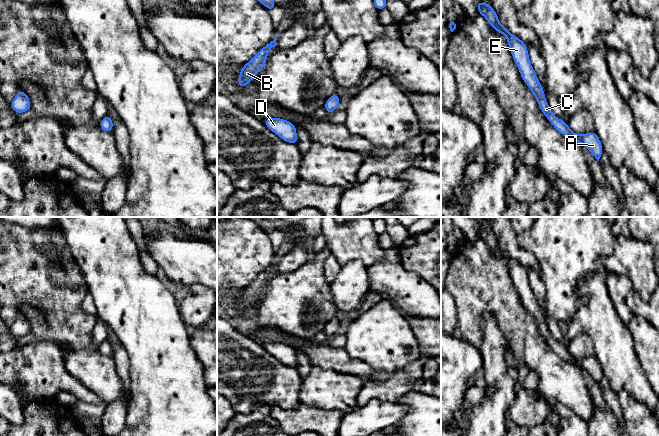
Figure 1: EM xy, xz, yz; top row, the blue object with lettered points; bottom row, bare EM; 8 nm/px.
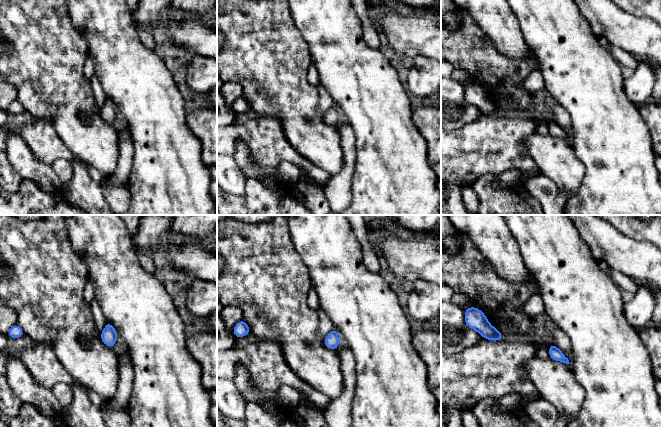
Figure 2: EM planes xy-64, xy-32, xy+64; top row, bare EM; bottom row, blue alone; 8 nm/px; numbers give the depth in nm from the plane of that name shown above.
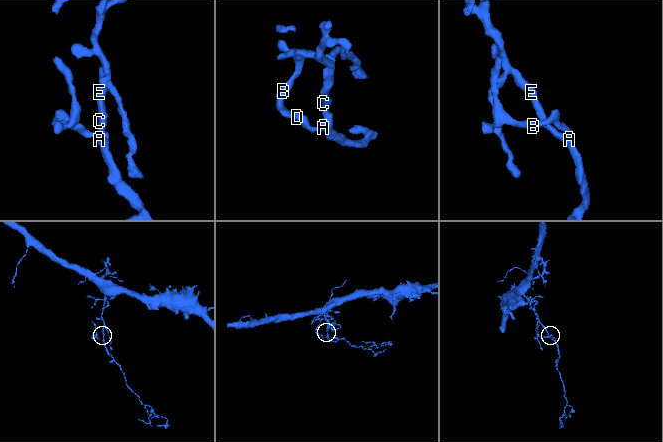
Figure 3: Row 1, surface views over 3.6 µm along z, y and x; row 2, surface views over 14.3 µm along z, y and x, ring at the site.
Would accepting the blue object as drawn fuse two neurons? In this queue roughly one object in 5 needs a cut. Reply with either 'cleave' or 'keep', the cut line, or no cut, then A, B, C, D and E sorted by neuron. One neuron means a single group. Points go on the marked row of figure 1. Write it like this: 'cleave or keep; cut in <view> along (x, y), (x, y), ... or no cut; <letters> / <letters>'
keep; no cut; A B C D E

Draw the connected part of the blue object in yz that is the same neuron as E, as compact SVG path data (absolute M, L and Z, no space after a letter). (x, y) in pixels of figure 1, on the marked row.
M477 0L477 10L487 19L495 31L503 34L507 38L510 52L520 71L521 78L534 94L535 99L539 104L540 110L544 113L545 117L562 135L578 142L579 144L585 145L590 153L599 161L603 152L603 147L598 135L595 132L587 134L573 133L568 127L566 121L558 119L551 111L546 101L542 85L539 82L529 60L527 45L500 24L498 15L490 4Z

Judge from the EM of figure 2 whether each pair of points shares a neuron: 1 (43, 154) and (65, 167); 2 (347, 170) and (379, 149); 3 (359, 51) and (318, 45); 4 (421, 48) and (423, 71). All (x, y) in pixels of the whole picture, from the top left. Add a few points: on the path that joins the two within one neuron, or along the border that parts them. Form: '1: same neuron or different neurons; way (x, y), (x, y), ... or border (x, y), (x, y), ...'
1: different neurons; border (70, 162), (64, 159), (56, 159), (50, 164)
2: different neurons; border (355, 141), (355, 170), (350, 188)
3: same neuron; way (349, 51), (340, 51), (335, 46), (328, 46)
4: different neurons; border (430, 58), (415, 56), (409, 62)

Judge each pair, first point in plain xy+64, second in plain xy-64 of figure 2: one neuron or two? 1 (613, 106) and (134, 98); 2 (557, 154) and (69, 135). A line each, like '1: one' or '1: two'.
1: one
2: one

